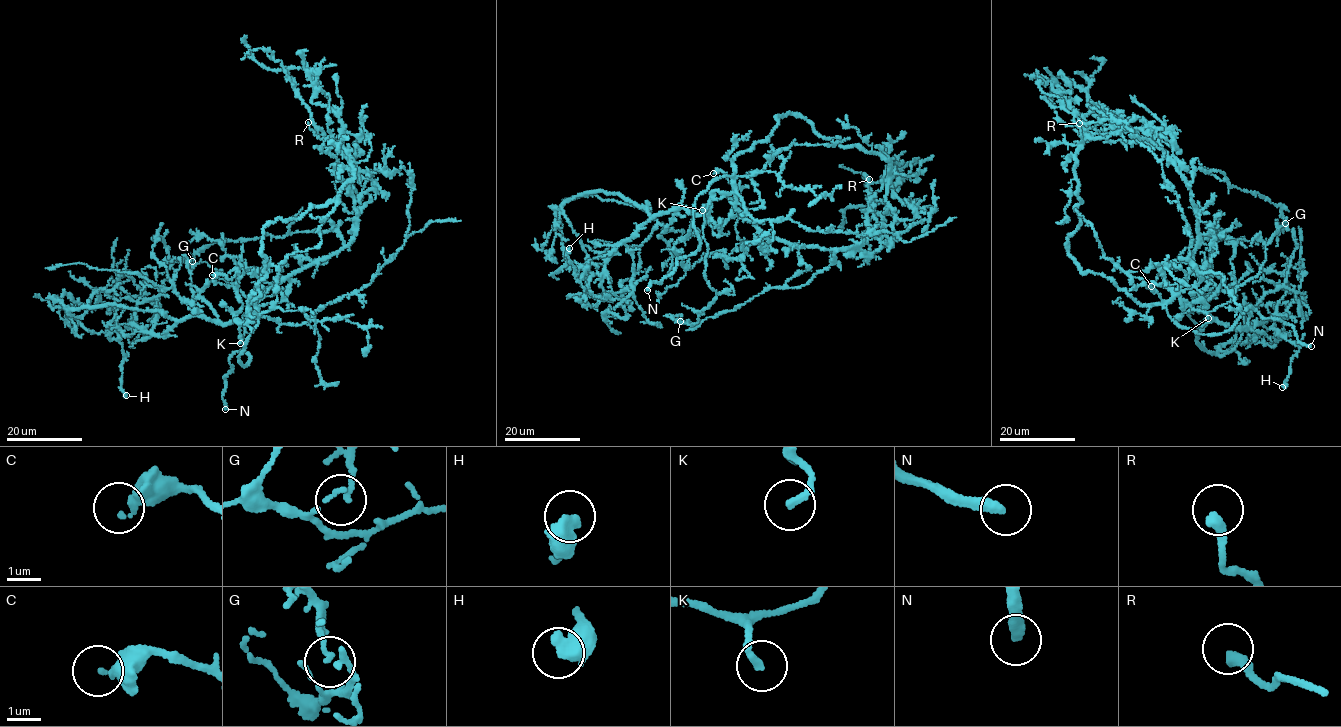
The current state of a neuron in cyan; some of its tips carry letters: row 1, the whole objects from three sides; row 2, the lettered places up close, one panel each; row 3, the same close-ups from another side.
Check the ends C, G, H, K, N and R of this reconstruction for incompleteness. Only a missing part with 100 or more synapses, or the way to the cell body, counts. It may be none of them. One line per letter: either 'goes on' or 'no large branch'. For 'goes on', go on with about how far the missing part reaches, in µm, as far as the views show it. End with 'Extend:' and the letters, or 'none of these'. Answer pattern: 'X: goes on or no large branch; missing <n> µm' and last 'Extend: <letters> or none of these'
C: no large branch
G: no large branch
H: no large branch
K: no large branch
N: goes on; missing 35 µm
R: no large branch
Extend: N

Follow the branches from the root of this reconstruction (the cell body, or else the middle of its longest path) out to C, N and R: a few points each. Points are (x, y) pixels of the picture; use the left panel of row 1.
C: (257, 316), (240, 324), (234, 318), (243, 305), (238, 271), (231, 279), (212, 275)
N: (257, 316), (238, 356), (243, 366), (248, 362), (250, 355), (241, 351), (233, 352), (229, 360), (225, 409)
R: (257, 316), (267, 289), (339, 252), (355, 231), (344, 136), (319, 138), (308, 122)

